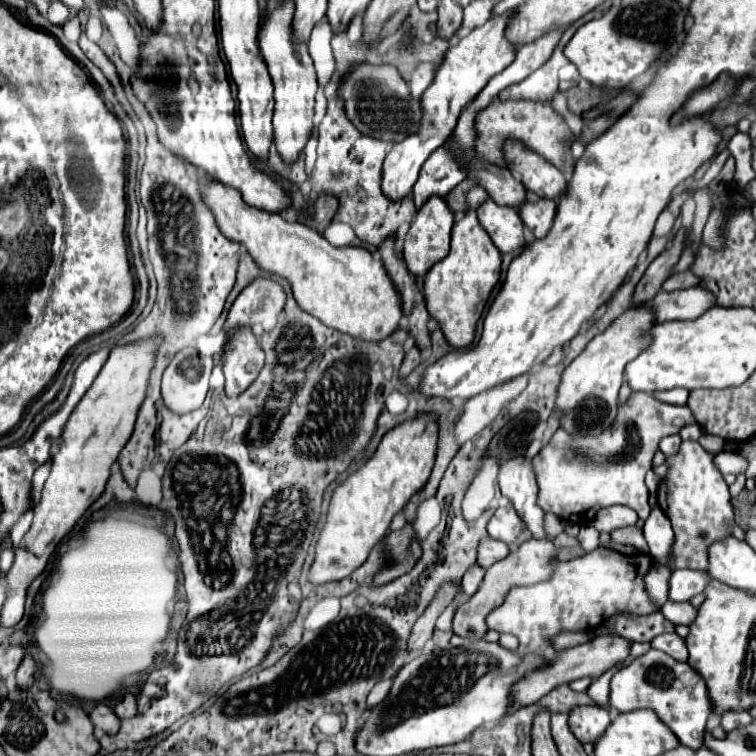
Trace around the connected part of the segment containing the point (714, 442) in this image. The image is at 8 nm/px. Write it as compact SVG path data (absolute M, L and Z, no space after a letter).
M706 432L700 436L698 442L700 442L708 452L712 452L712 454L718 454L718 452L724 450L724 440L718 438L718 436L710 436L710 434L706 434Z

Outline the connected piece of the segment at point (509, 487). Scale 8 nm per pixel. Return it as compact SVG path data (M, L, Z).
M516 456L514 460L500 464L498 484L502 494L514 504L518 514L526 520L534 538L546 538L542 528L544 512L536 504L538 486L530 460L526 460L526 456Z

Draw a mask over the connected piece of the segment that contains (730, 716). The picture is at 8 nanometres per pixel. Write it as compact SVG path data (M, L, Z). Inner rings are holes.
M726 712L720 720L722 728L726 732L732 732L734 728L740 728L740 726L746 726L746 724L752 724L752 716L748 712Z

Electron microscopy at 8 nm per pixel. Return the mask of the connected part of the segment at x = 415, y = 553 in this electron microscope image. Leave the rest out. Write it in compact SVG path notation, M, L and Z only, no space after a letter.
M406 524L402 530L390 532L386 536L386 552L392 558L392 566L372 578L374 586L386 584L386 582L410 572L412 566L416 564L416 560L420 558L422 548L420 548L420 540L416 536L414 524Z

